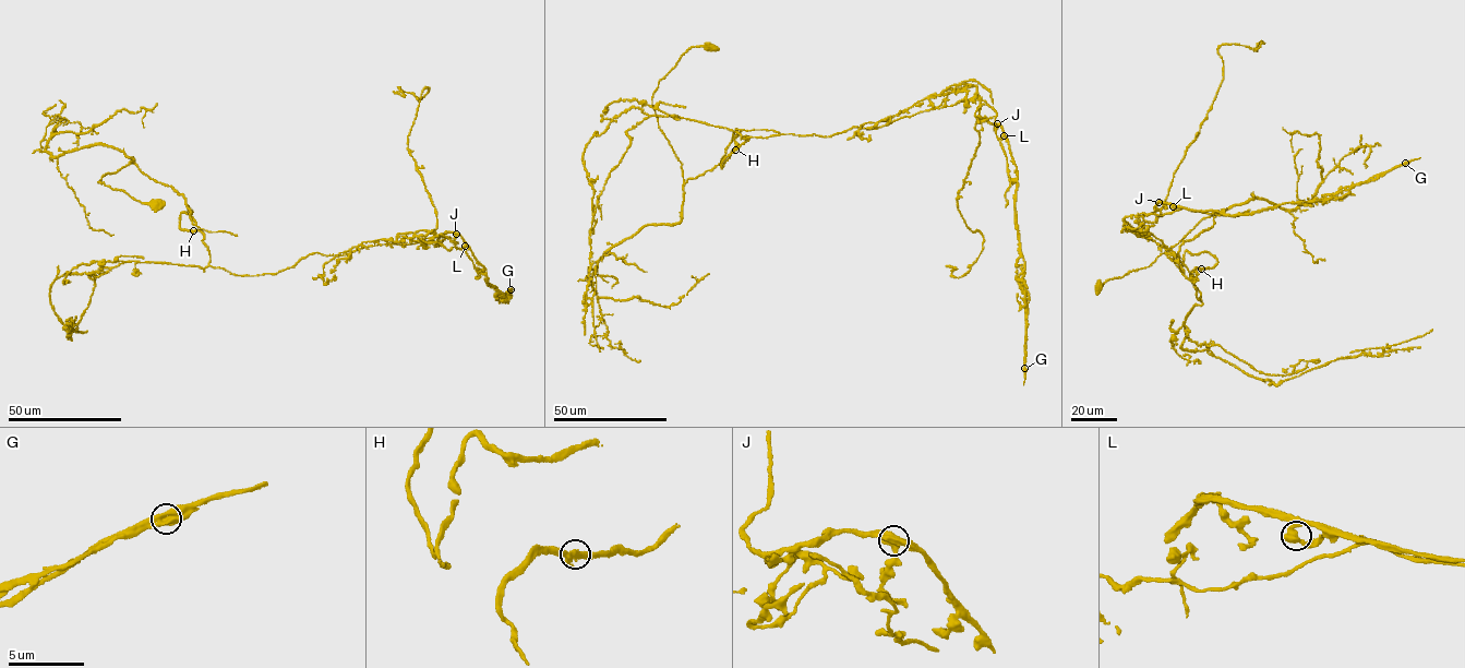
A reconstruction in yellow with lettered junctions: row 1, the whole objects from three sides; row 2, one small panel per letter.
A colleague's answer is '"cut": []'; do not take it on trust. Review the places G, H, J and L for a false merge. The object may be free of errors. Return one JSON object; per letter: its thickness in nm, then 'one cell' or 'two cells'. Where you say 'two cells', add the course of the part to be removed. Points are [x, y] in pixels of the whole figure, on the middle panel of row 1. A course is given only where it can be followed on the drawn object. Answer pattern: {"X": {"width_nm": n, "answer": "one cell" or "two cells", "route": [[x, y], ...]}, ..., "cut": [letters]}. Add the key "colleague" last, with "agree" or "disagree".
{"G": {"width_nm": 650, "answer": "two cells", "route": [[1024, 369], [1017, 167], [1001, 127], [985, 118], [957, 198], [983, 250], [960, 277], [946, 265]]}, "H": {"width_nm": 440, "answer": "one cell"}, "J": {"width_nm": 550, "answer": "one cell"}, "L": {"width_nm": 550, "answer": "one cell"}, "cut": ["G"], "colleague": "disagree"}

